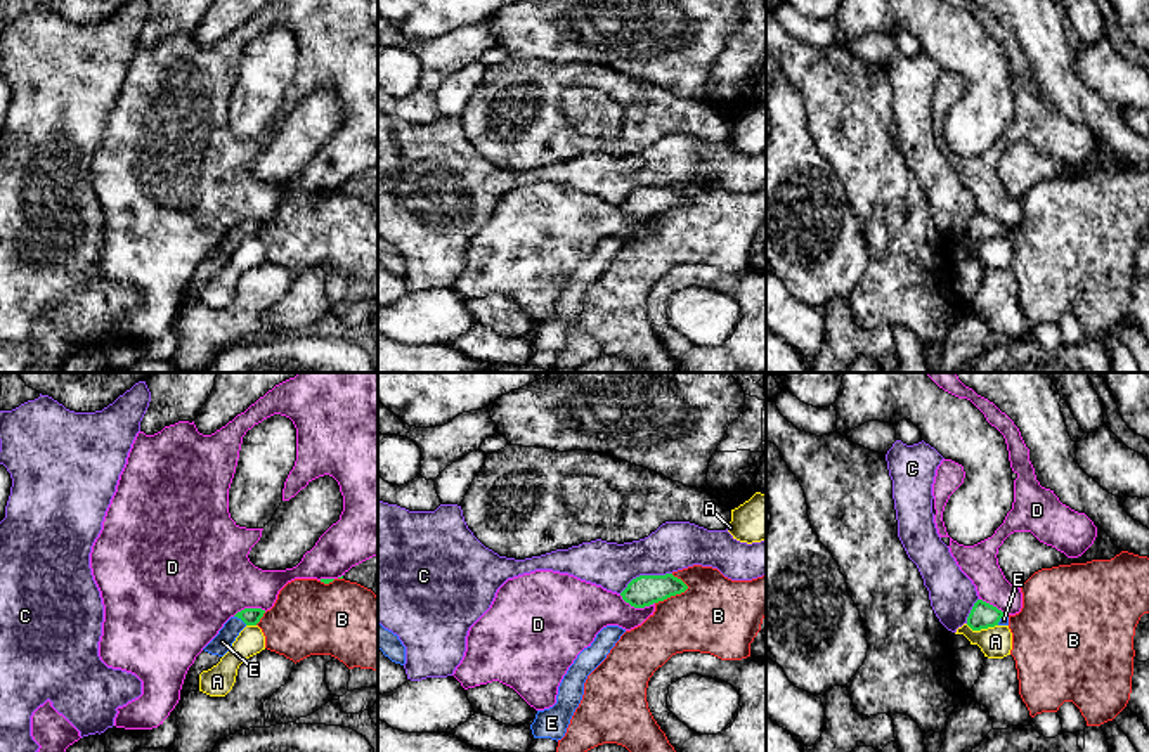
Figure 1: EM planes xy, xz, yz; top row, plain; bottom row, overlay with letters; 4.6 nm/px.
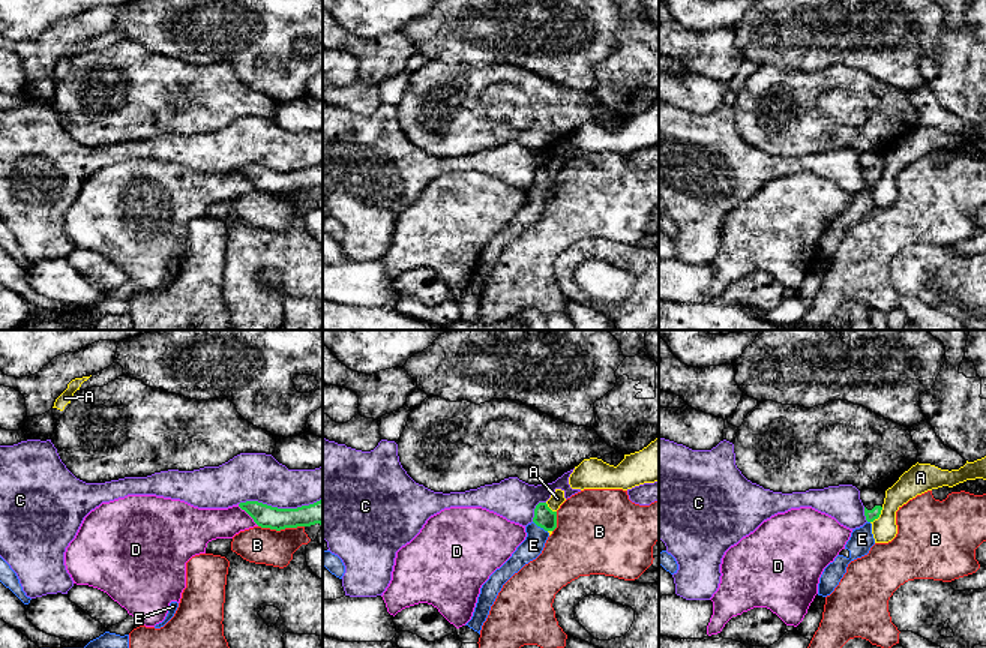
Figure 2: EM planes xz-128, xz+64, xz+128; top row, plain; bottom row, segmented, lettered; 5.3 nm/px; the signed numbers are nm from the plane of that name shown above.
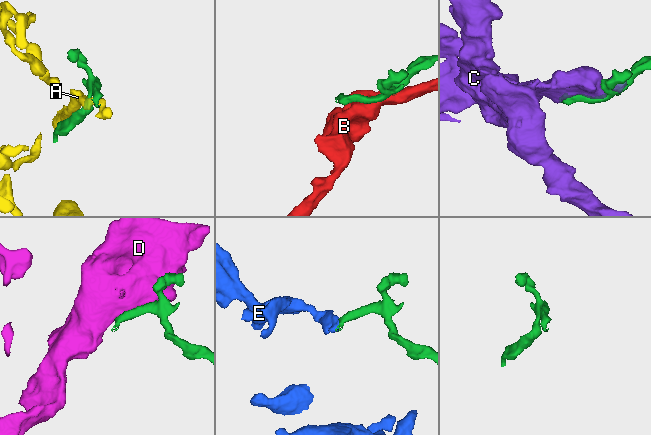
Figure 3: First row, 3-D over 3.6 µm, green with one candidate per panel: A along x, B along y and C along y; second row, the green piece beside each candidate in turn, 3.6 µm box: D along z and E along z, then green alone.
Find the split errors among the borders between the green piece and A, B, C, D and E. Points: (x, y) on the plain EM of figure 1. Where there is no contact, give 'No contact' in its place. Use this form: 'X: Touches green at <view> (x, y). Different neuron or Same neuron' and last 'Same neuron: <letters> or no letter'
A: Touches green at yz (981, 239). Different neuron
B: Touches green at xz (671, 207). Different neuron
C: Touches green at xz (645, 188). Different neuron
D: Touches green at xz (636, 219). Different neuron
E: Touches green at xy (241, 231). Same neuron
Same neuron: E

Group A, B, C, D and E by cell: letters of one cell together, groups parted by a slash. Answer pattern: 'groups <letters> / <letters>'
groups A / B / C / D / E

